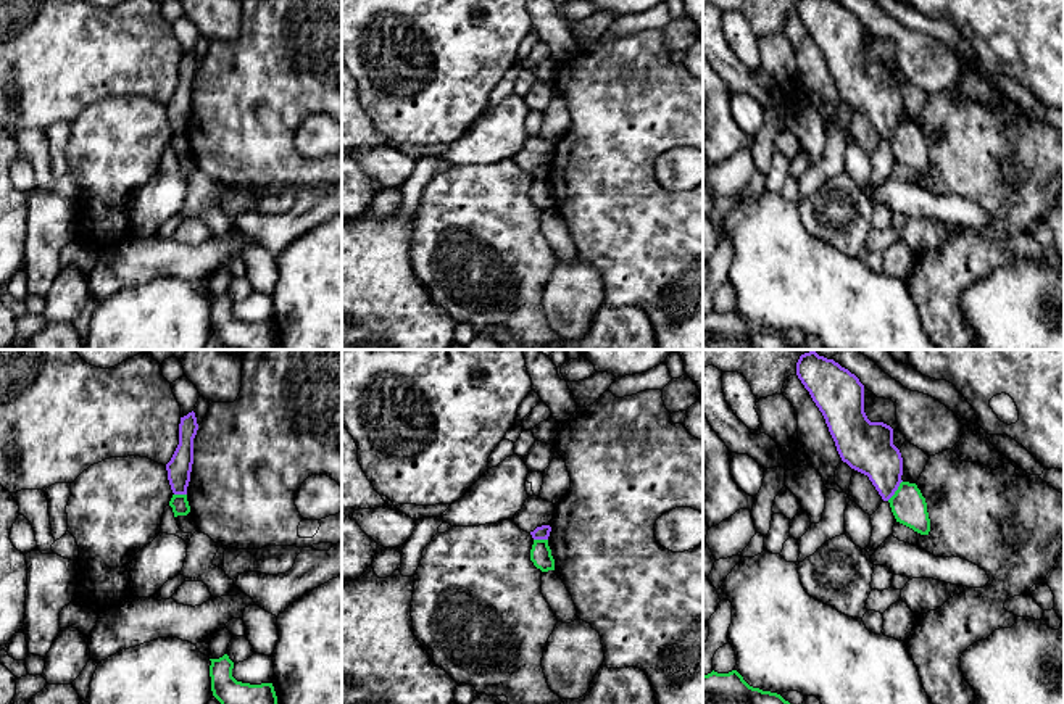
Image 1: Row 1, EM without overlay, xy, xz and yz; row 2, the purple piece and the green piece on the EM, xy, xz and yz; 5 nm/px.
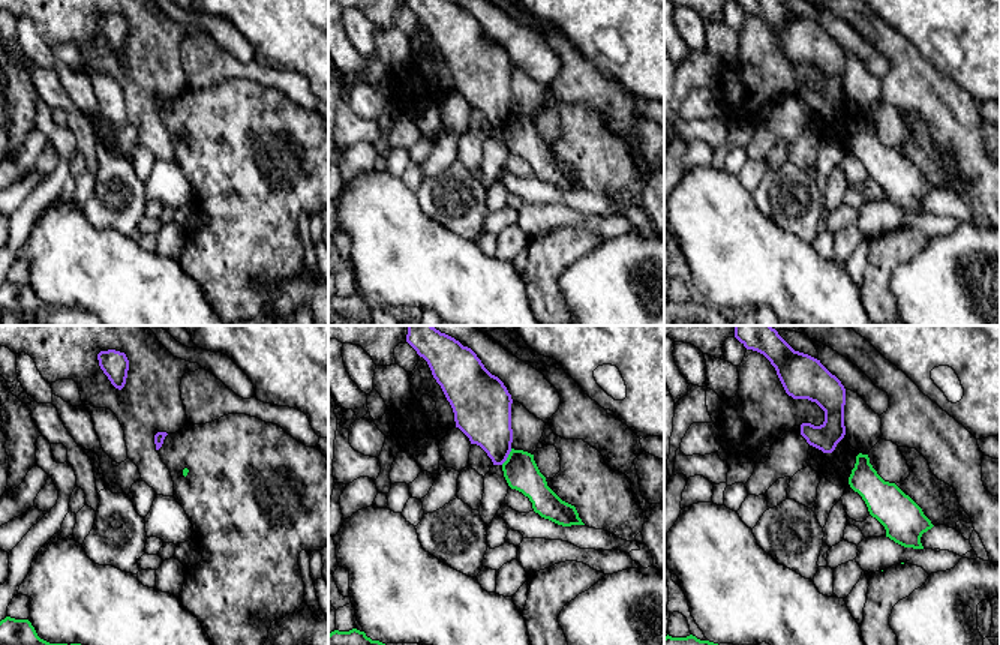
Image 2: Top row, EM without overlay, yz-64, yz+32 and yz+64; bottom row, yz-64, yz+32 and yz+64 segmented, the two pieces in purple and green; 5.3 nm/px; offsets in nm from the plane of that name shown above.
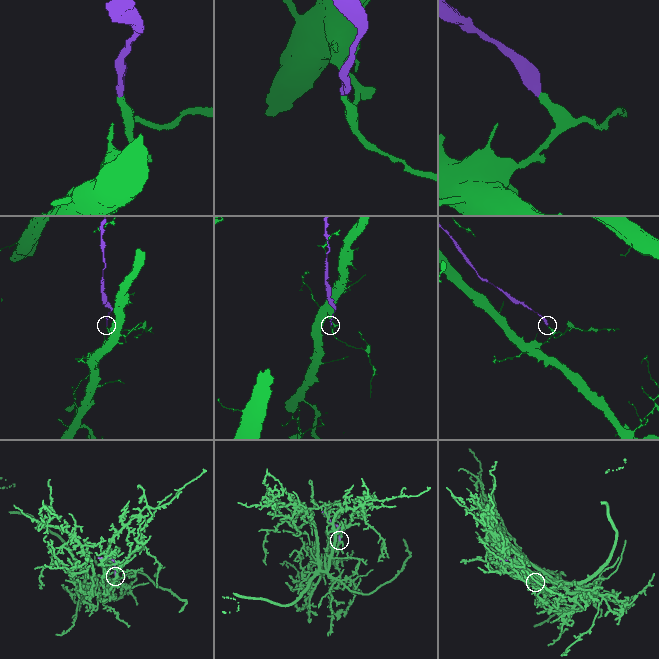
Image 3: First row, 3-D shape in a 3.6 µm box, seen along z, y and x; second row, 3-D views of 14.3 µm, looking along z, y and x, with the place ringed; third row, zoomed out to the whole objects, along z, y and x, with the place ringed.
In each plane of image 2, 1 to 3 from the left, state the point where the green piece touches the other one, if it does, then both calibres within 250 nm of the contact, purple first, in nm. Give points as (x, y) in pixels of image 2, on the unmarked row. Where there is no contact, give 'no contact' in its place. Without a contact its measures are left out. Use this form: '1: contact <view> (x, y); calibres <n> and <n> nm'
1: no contact
2: contact yz+32 (507, 120); calibres 280 and 190 nm
3: no contact

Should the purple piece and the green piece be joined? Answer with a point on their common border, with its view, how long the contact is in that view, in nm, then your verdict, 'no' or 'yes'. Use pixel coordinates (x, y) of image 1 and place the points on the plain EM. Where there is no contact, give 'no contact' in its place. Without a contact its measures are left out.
contact yz (897, 128); length 130 nm; no

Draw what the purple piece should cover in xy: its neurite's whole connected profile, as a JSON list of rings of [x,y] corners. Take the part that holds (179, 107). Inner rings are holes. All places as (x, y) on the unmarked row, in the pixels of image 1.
[[[193,50],[181,56],[179,84],[171,100],[166,103],[168,119],[174,134],[187,134],[193,103],[193,77],[197,69],[198,63]]]

